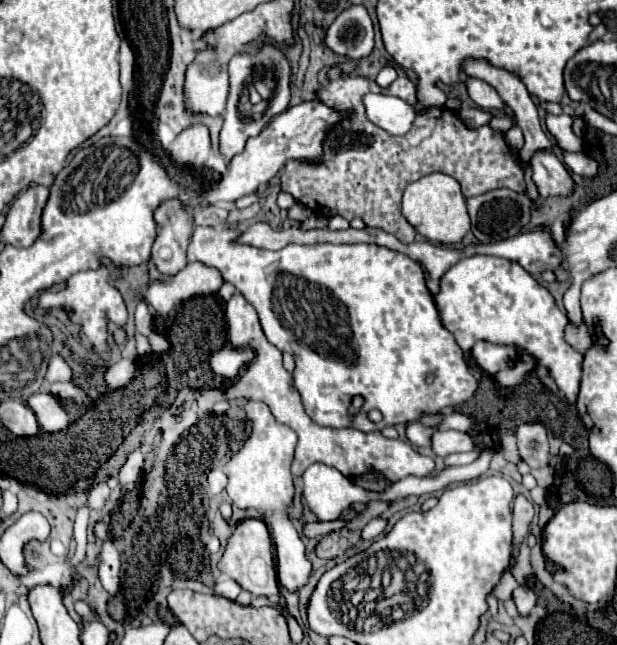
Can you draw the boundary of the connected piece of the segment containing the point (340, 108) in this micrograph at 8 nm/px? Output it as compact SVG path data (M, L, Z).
M340 67L328 69L328 81L316 91L316 99L338 113L348 113L348 117L340 119L340 123L328 131L322 145L324 153L318 163L292 159L284 165L282 173L282 191L290 193L316 215L342 215L348 221L360 217L368 227L380 227L396 235L400 241L412 243L416 231L400 213L400 199L406 185L424 175L438 171L454 177L462 185L466 197L476 197L502 187L526 191L520 159L506 145L502 131L492 129L490 125L468 129L456 111L428 107L416 113L414 125L406 135L396 137L366 119L362 103L366 93L394 95L410 105L418 101L416 85L406 75L382 89L368 77L346 75Z

